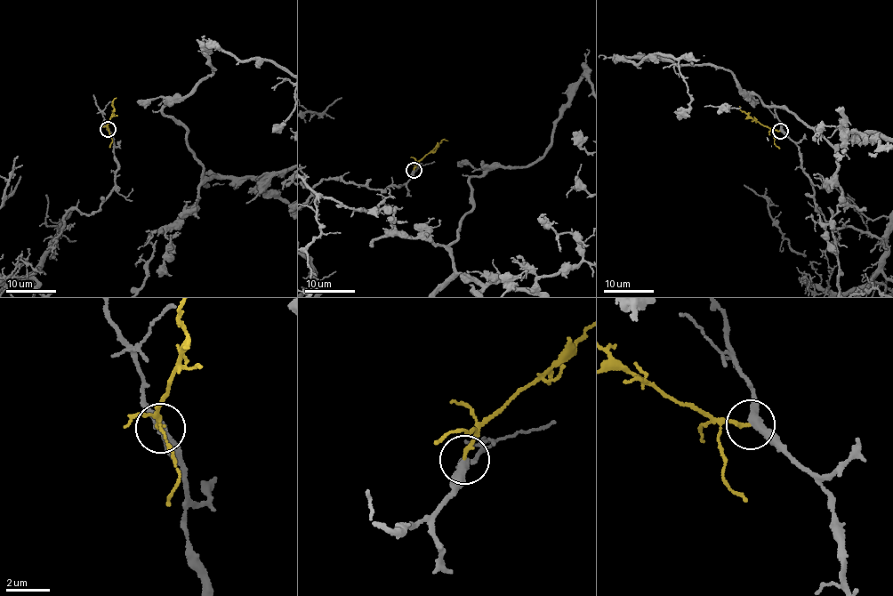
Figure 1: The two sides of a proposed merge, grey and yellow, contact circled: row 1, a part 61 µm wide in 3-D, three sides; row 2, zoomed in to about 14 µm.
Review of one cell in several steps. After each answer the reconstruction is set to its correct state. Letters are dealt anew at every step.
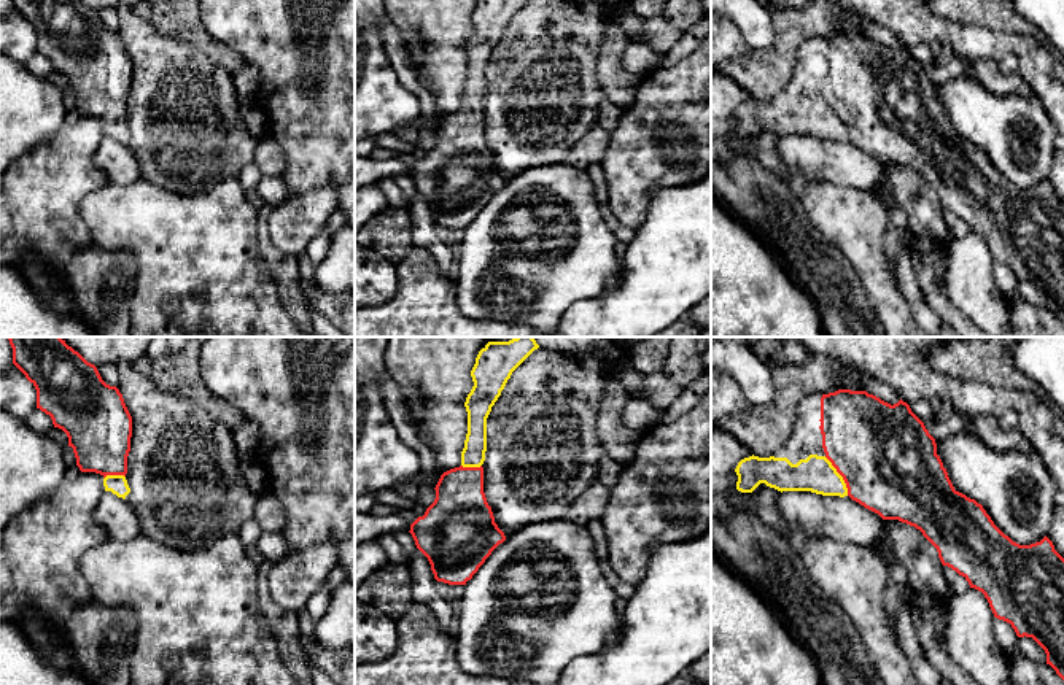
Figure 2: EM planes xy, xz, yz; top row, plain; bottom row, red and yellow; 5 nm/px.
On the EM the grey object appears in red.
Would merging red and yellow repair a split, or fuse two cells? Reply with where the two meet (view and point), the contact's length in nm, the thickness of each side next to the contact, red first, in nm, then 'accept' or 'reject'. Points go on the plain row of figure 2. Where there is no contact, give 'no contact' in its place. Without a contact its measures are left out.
yz (840, 118) | 240 nm | 500/190 nm | accept

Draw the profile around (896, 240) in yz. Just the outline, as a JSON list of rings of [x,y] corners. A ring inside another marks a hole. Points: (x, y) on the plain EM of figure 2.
[[[892,221],[884,232],[884,251],[891,262],[891,272],[895,277],[895,259],[902,251],[911,251],[911,234],[908,227],[900,229]]]

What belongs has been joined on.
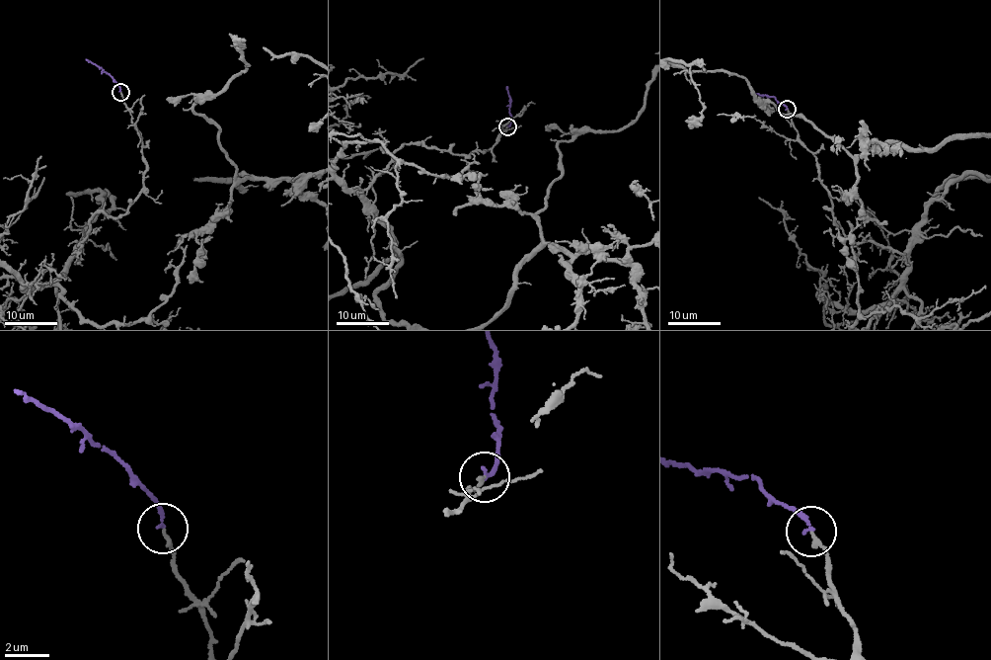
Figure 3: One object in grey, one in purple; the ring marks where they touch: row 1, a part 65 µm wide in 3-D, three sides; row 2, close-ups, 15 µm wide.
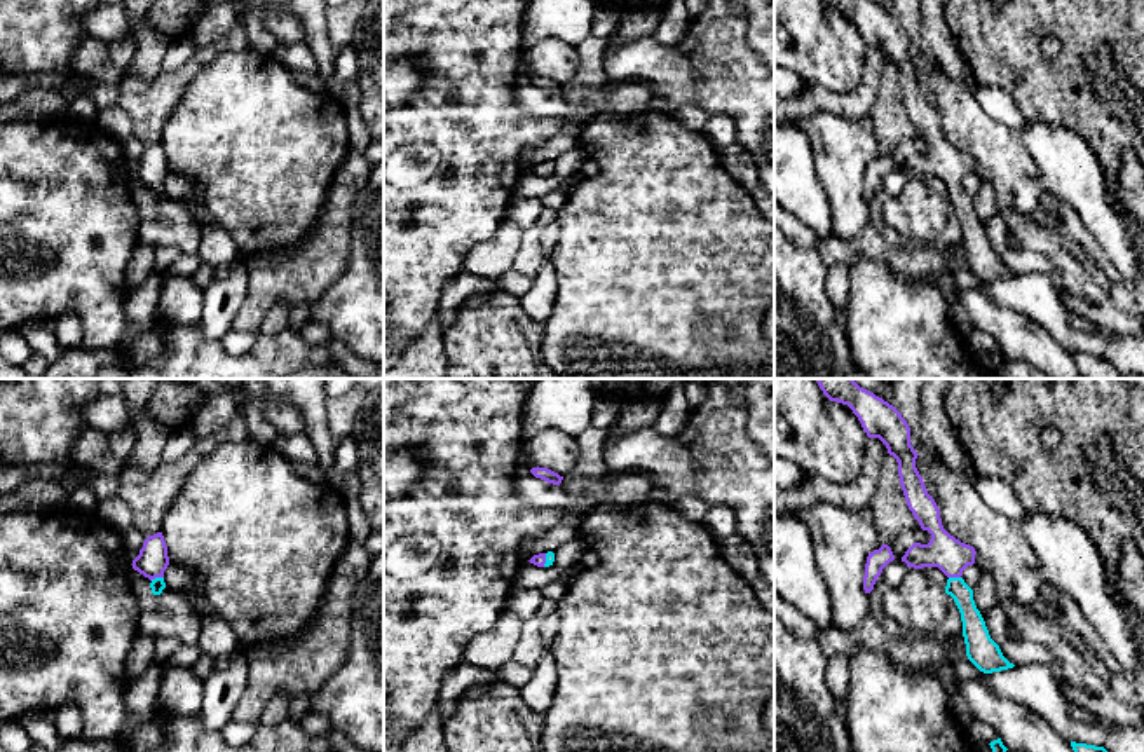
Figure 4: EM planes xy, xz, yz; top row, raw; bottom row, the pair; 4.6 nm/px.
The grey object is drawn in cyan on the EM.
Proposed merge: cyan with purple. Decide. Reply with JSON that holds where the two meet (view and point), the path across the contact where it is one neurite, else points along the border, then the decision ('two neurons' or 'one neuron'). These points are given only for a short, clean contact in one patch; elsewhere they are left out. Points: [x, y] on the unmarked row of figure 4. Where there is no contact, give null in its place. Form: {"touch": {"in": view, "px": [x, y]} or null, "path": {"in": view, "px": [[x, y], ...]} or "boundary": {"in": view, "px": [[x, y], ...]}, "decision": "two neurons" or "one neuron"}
{"touch": {"in": "xy", "px": [156, 187]}, "path": {"in": "xy", "px": [[157, 194], [156, 187], [152, 170]]}, "decision": "one neuron"}

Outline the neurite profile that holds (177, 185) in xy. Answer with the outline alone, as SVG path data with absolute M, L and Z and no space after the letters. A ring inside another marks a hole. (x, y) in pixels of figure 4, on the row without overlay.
M169 171L164 180L164 192L171 199L181 201L190 208L197 208L194 181L185 174Z

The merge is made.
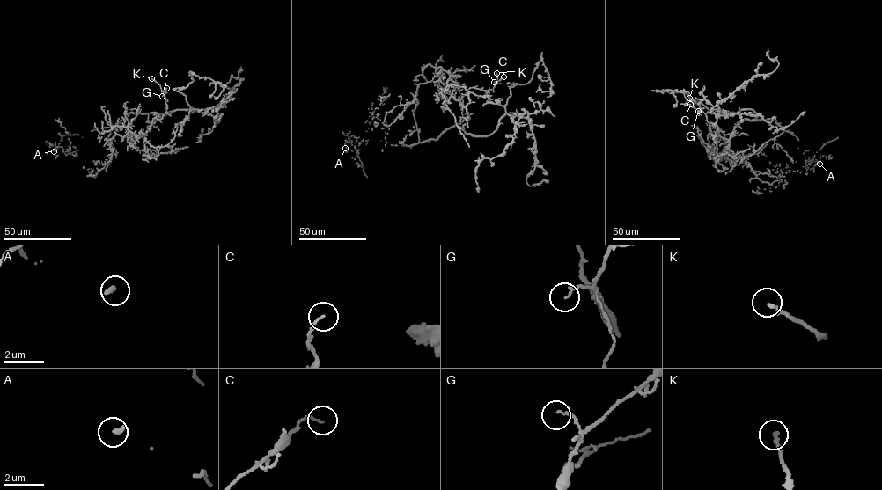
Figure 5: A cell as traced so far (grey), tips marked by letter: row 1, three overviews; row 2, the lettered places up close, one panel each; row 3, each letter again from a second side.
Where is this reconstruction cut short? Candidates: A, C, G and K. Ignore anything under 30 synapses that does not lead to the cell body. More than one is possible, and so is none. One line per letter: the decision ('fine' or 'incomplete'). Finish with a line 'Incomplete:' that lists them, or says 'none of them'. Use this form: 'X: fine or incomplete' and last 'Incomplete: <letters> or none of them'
A: incomplete
C: fine
G: fine
K: fine
Incomplete: A

